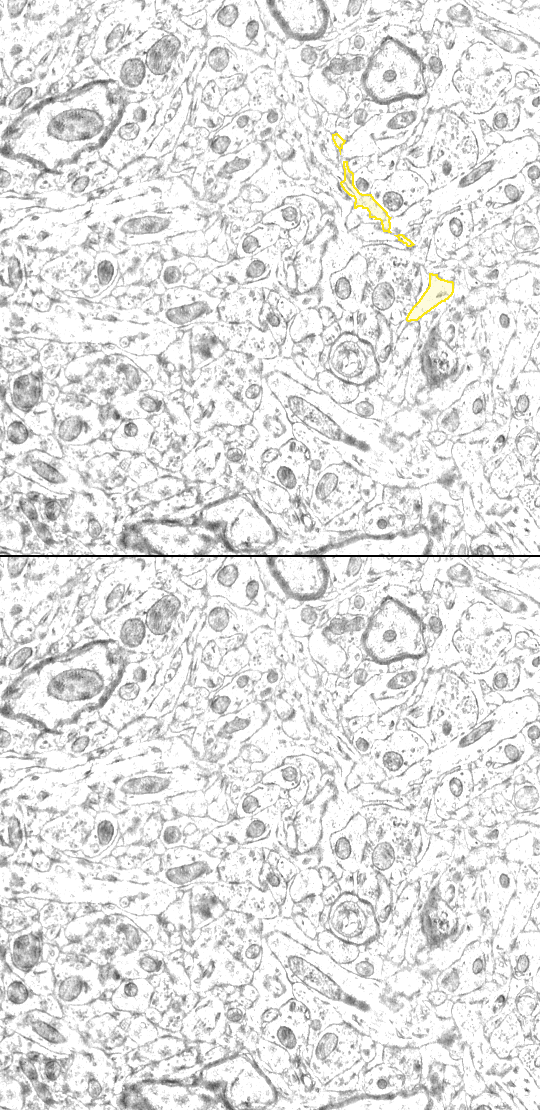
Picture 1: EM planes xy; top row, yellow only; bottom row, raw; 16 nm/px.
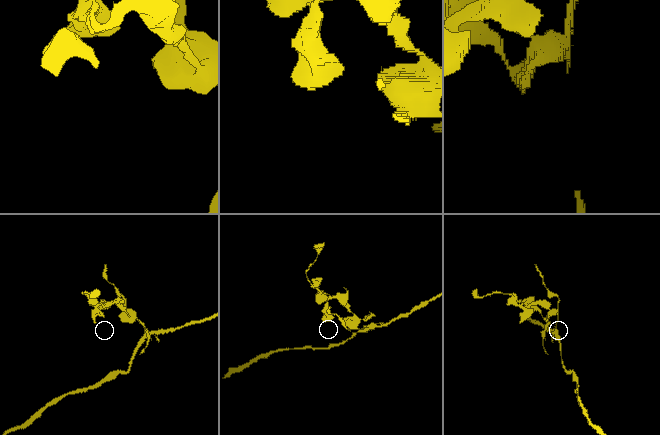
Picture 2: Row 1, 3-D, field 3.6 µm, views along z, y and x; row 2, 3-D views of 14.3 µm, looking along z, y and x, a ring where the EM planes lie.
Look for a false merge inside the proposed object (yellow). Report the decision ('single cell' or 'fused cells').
fused cells

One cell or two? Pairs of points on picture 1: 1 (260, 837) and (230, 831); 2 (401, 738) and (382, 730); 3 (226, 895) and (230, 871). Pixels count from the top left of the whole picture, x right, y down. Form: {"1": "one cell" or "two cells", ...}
{"1": "one cell", "2": "two cells", "3": "two cells"}

